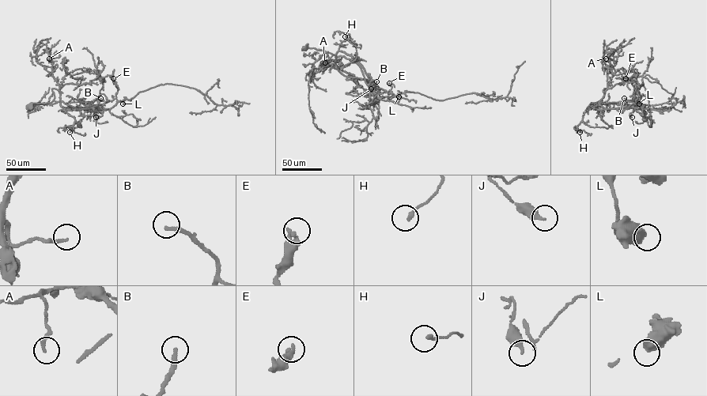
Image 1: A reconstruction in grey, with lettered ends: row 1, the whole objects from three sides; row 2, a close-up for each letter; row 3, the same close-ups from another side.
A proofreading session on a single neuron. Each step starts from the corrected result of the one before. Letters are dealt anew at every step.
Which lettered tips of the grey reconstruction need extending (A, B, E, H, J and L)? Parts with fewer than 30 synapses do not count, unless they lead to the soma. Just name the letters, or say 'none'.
B

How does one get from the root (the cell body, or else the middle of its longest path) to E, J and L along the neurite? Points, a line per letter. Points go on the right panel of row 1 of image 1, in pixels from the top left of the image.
E: (591, 106), (591, 103), (603, 97), (604, 88), (604, 92), (633, 75), (636, 80), (627, 83), (625, 78)
J: (591, 106), (591, 103), (603, 97), (605, 88), (599, 105), (606, 108), (632, 107), (632, 117)
L: (591, 106), (603, 97), (604, 88), (599, 103), (604, 108), (640, 105), (643, 109), (639, 103)

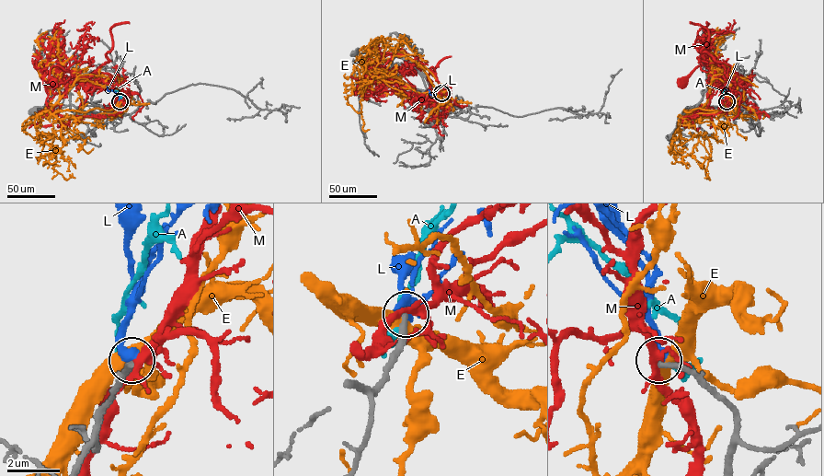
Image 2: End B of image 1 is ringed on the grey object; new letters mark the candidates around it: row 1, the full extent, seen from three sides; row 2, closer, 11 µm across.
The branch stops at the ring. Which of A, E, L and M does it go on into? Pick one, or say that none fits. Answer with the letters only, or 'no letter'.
L

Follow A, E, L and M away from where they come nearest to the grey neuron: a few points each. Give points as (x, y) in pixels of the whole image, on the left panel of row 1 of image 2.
A: (119, 101), (120, 94), (115, 90)
E: (120, 101), (110, 110), (51, 113), (76, 71), (81, 70), (78, 94), (84, 106), (76, 118)
L: (120, 101), (119, 95), (108, 91), (107, 87)
M: (120, 101), (128, 88), (126, 93), (128, 92), (106, 74), (75, 75), (53, 65), (49, 75), (51, 82)

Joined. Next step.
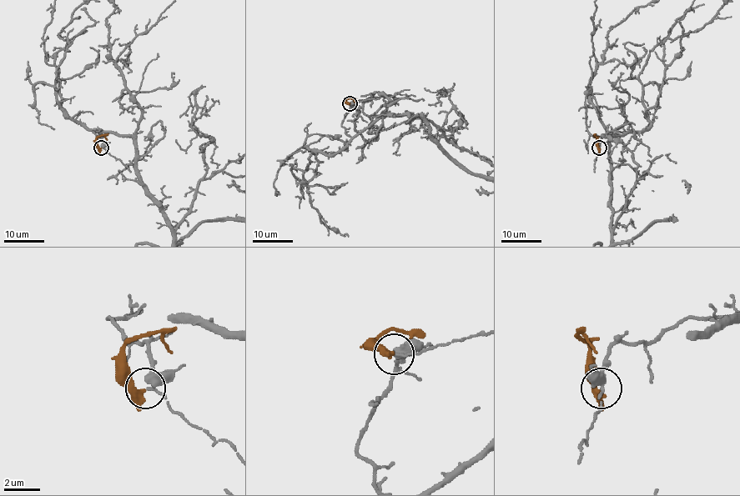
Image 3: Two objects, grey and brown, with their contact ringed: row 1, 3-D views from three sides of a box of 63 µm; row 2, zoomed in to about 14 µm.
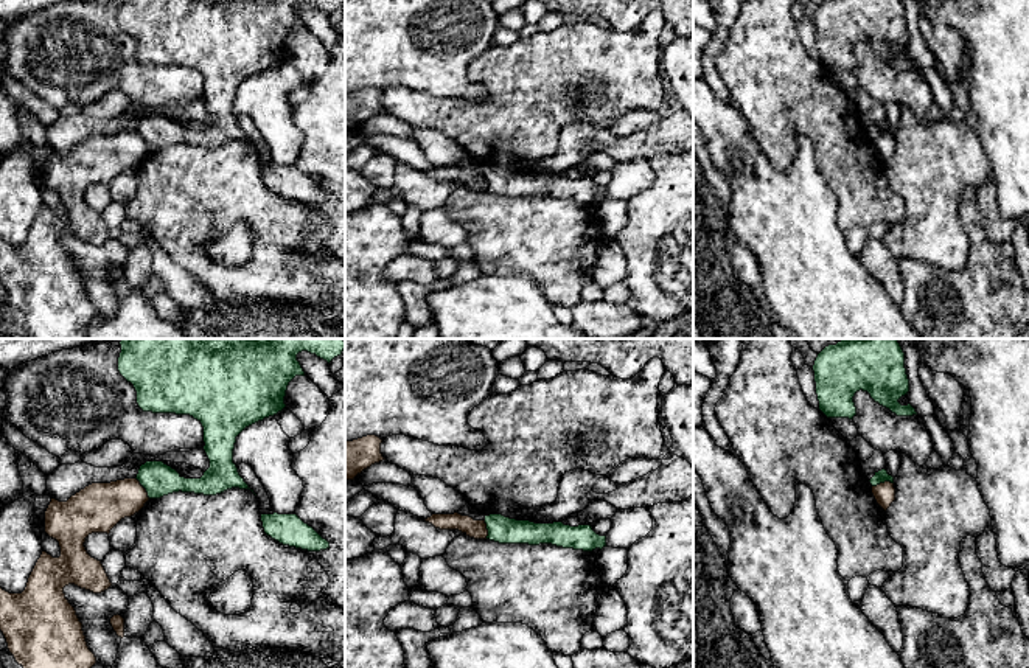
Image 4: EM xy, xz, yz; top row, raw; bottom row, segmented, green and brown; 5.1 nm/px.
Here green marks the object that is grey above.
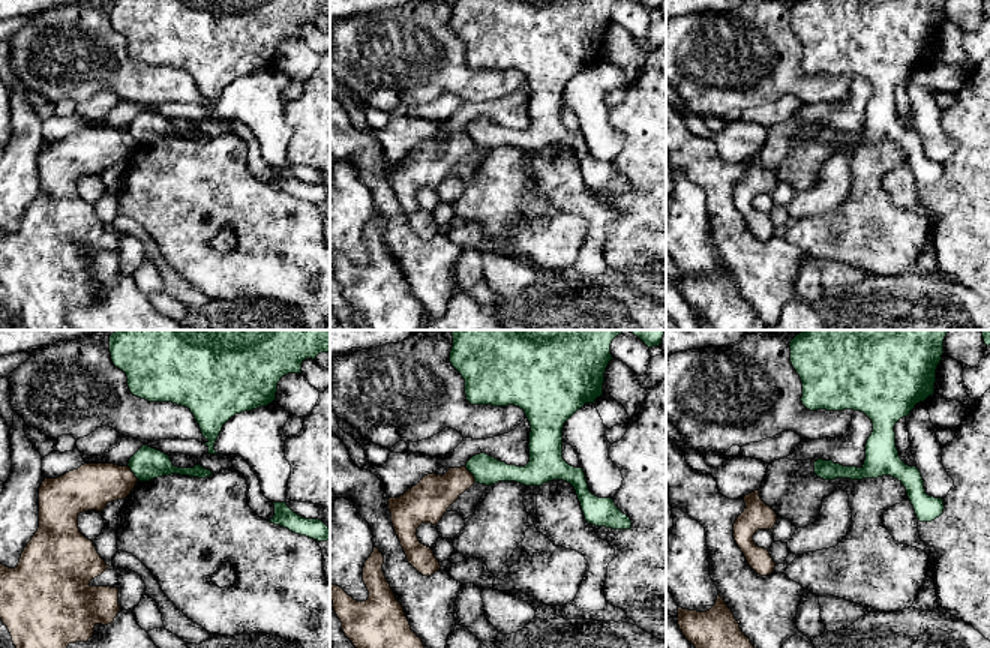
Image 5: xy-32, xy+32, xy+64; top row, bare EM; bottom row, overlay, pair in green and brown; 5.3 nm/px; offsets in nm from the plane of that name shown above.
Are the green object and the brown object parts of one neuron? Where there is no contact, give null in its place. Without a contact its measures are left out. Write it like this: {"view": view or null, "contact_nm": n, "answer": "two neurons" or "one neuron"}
{"view": "yz", "contact_nm": 110, "answer": "two neurons"}

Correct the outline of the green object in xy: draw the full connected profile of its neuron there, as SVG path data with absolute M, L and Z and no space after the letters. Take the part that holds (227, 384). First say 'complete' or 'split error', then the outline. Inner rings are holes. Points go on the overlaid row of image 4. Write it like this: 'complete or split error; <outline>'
complete; M123 339L120 345L118 371L134 385L143 412L190 415L204 427L210 468L201 478L185 478L163 461L146 461L135 478L149 499L179 491L216 496L232 488L250 489L233 463L236 437L286 407L289 382L305 376L298 353L308 351L330 364L345 350L344 339Z

